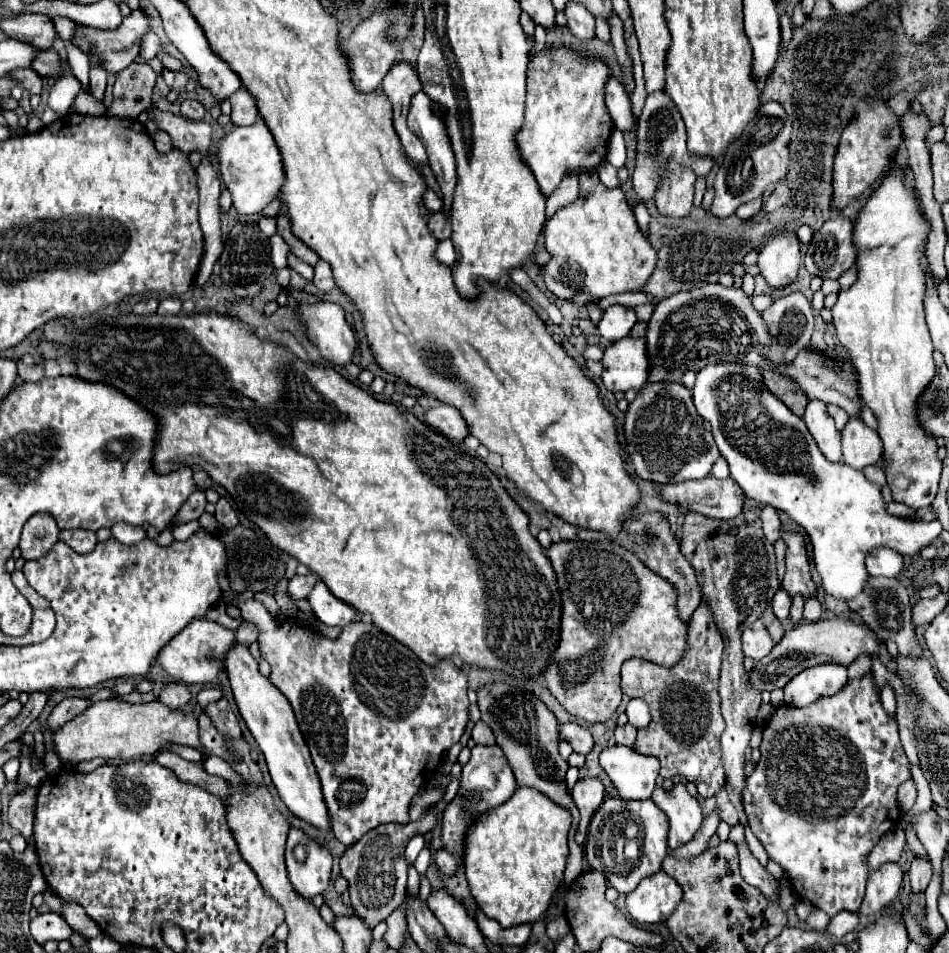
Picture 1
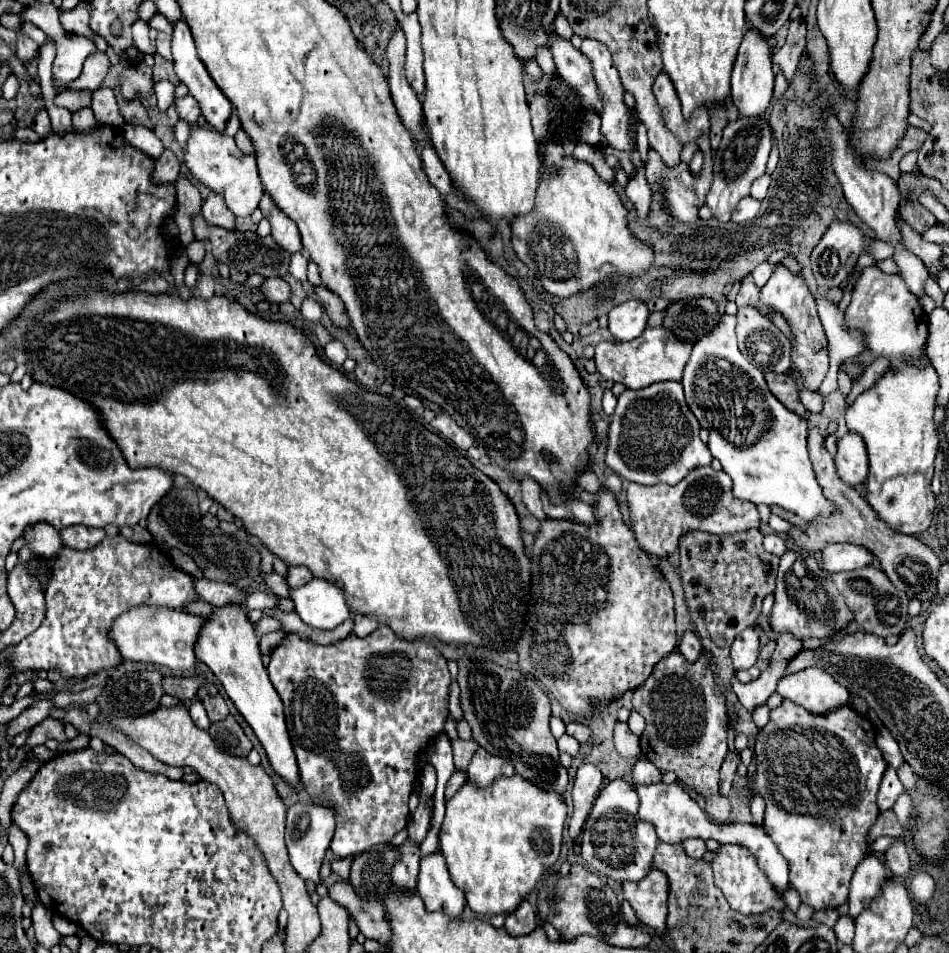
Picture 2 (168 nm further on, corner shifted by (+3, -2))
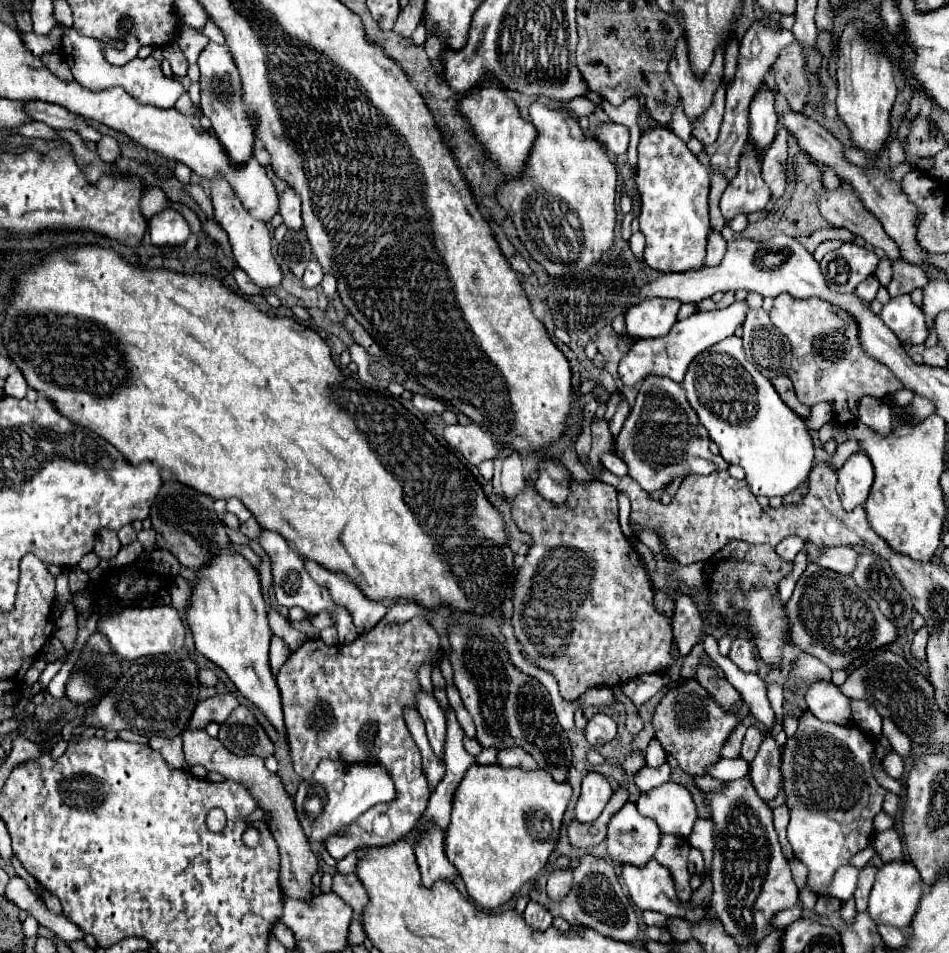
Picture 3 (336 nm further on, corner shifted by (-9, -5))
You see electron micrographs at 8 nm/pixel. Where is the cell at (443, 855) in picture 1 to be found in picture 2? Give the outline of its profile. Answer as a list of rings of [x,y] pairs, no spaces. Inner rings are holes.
[[[522,900],[520,908],[516,908],[516,912],[507,916],[505,921],[505,928],[512,936],[530,934],[536,926],[538,926],[536,912],[534,912],[534,908],[530,906],[528,900]]]

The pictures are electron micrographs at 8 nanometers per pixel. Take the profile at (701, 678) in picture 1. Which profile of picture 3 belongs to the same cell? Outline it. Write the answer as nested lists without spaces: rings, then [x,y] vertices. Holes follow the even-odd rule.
[[[694,677],[672,683],[652,717],[656,739],[660,741],[662,749],[672,755],[692,777],[706,777],[708,767],[720,761],[720,751],[738,723],[740,719],[734,713],[724,711]]]

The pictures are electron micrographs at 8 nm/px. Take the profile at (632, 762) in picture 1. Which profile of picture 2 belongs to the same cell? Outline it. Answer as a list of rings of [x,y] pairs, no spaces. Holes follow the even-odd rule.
[[[638,760],[634,766],[634,784],[654,784],[660,782],[660,770],[650,760]]]

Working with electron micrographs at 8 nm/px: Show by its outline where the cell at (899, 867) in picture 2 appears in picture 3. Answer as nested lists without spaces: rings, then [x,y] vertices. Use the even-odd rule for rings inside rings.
[[[894,829],[876,833],[876,837],[872,839],[872,845],[876,847],[876,851],[878,851],[878,855],[882,857],[884,863],[902,861],[902,857],[904,857],[902,841],[900,841],[900,837],[898,837],[898,833]]]

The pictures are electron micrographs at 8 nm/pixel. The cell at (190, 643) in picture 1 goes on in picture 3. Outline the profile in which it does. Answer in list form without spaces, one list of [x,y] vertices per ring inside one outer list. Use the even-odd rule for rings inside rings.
[[[152,605],[152,607],[128,607],[118,615],[110,615],[104,619],[98,629],[108,637],[110,647],[122,659],[138,659],[160,653],[172,653],[184,649],[186,627],[180,619],[180,613],[172,605]]]

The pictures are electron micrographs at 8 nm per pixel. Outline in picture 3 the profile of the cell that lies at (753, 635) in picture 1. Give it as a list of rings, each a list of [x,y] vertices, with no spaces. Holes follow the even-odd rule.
[[[742,637],[734,639],[728,657],[746,673],[756,673],[758,671],[756,651],[754,651],[754,645],[748,639],[742,639]]]

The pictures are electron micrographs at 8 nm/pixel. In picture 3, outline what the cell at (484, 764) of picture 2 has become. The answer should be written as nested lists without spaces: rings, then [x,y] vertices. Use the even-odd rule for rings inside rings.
[[[508,749],[508,751],[500,751],[498,753],[498,761],[500,767],[518,767],[524,771],[534,771],[536,769],[536,761],[532,759],[532,755],[528,755],[524,749]]]

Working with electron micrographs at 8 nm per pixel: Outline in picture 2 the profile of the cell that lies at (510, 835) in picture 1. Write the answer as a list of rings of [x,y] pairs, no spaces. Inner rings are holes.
[[[510,776],[510,778],[500,778],[494,780],[488,788],[476,788],[474,784],[464,784],[448,802],[446,802],[446,816],[440,828],[440,850],[446,858],[446,866],[450,872],[452,882],[464,892],[464,898],[468,902],[468,906],[472,908],[474,914],[478,916],[496,916],[496,914],[510,914],[518,908],[518,904],[526,898],[528,892],[534,890],[534,886],[538,884],[538,880],[544,876],[546,870],[550,870],[554,866],[554,862],[558,860],[560,854],[560,844],[562,844],[562,828],[564,828],[564,820],[566,820],[566,802],[564,796],[556,796],[556,792],[544,792],[540,788],[536,788],[532,782],[524,780],[522,776]]]

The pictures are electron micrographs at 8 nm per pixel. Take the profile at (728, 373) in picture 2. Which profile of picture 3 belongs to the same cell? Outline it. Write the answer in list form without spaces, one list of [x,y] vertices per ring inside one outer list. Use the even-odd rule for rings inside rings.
[[[732,335],[712,345],[708,351],[702,351],[688,367],[682,387],[686,389],[688,401],[698,413],[700,423],[708,429],[710,439],[720,447],[720,455],[730,465],[740,465],[744,469],[746,483],[752,495],[764,495],[768,499],[784,497],[808,481],[814,463],[814,441],[806,419],[802,419],[788,405],[784,405],[770,379],[764,377],[754,367],[754,363],[746,359],[740,337]]]

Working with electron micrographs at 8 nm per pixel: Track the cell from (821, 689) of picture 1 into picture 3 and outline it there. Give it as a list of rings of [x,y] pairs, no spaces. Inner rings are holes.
[[[816,679],[806,691],[806,705],[820,721],[832,721],[838,725],[852,723],[852,699],[842,693],[842,689],[824,679]]]

